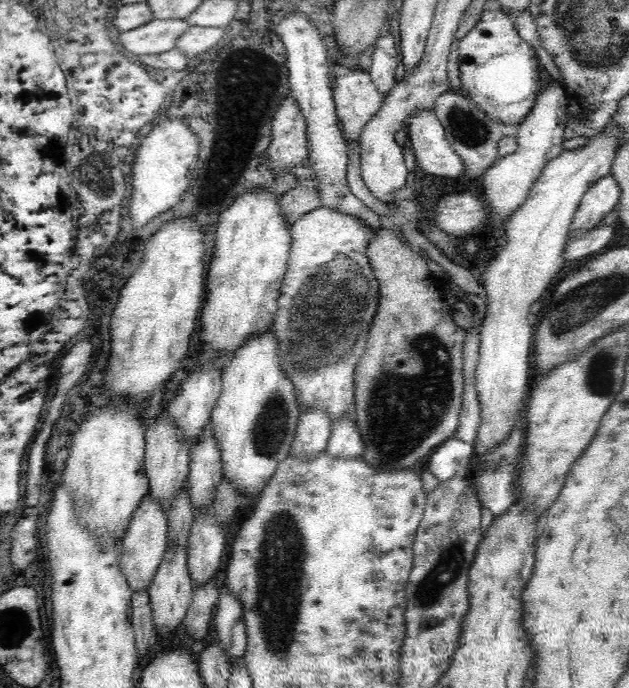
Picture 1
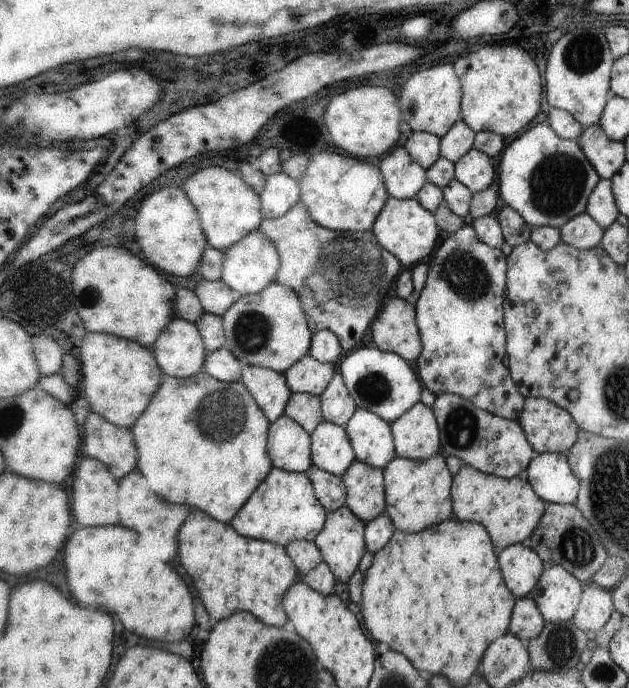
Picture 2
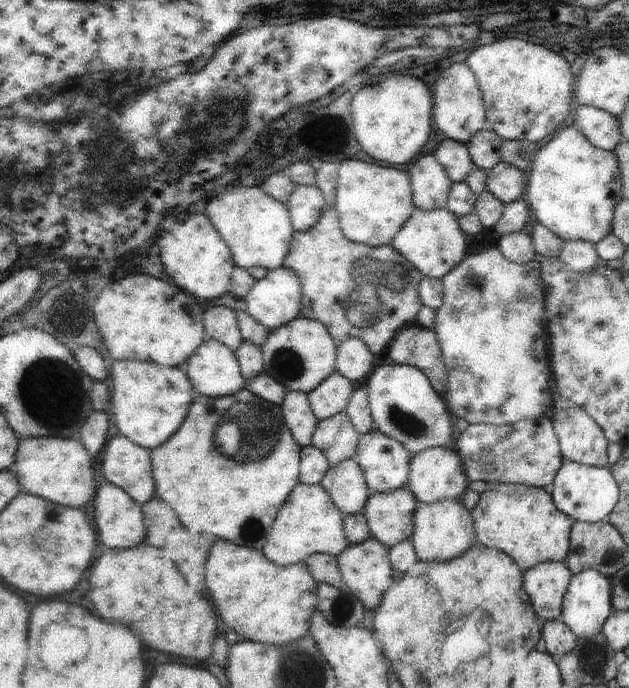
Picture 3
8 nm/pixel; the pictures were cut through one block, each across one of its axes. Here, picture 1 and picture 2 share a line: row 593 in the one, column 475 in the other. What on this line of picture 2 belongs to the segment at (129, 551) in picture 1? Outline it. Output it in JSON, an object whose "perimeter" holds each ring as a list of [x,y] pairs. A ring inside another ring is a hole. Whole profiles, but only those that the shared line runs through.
{"perimeter":[[[458,120],[446,135],[441,137],[441,156],[450,162],[458,162],[474,147],[477,133],[465,121]]]}

